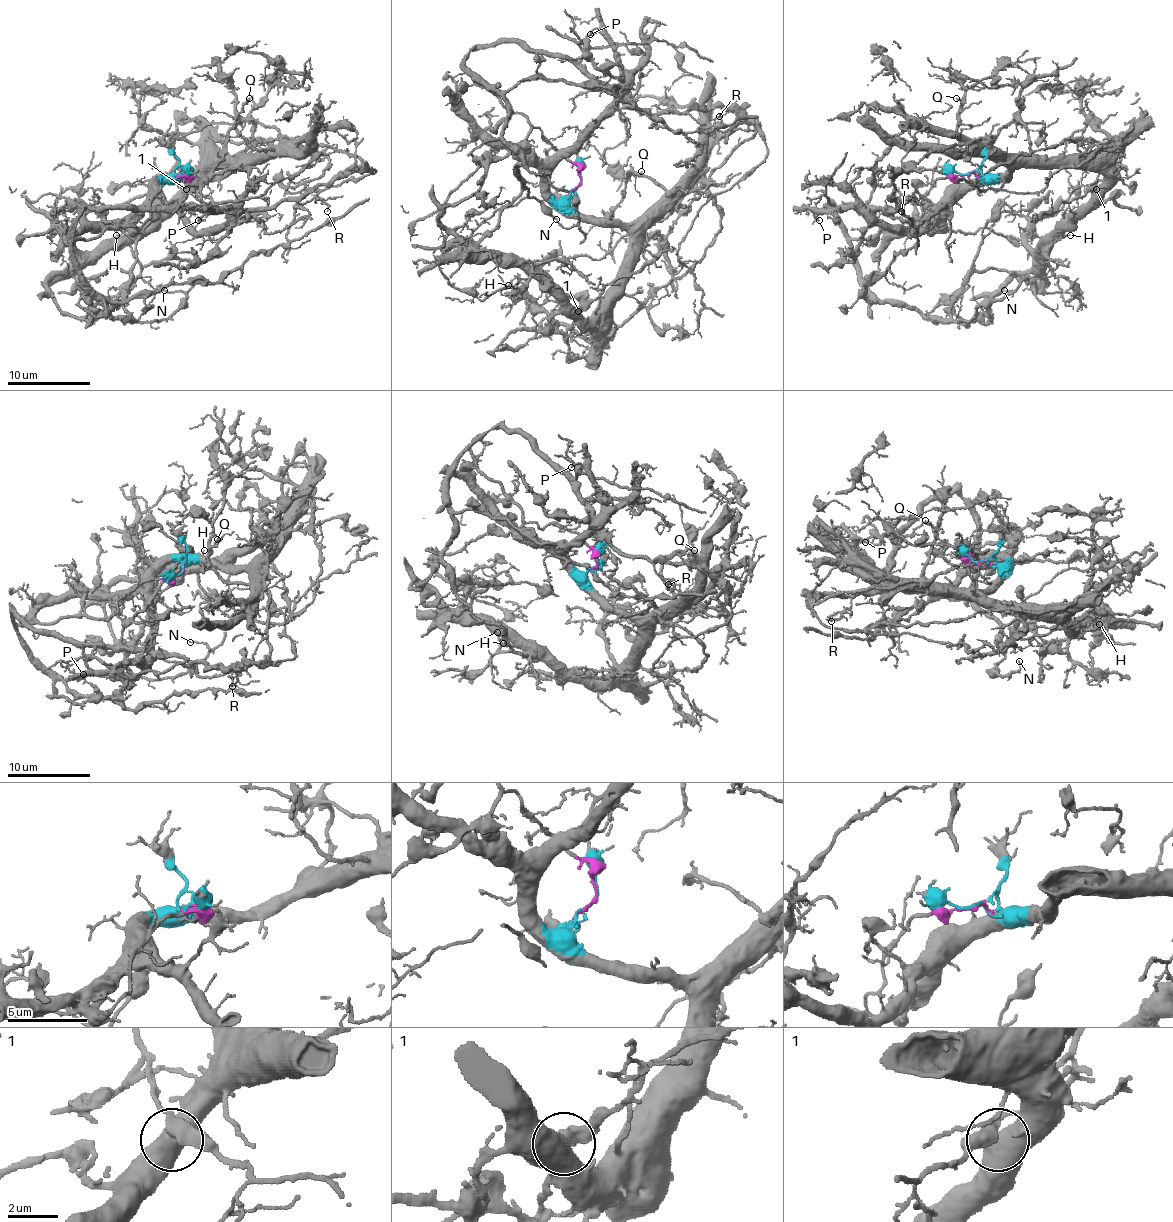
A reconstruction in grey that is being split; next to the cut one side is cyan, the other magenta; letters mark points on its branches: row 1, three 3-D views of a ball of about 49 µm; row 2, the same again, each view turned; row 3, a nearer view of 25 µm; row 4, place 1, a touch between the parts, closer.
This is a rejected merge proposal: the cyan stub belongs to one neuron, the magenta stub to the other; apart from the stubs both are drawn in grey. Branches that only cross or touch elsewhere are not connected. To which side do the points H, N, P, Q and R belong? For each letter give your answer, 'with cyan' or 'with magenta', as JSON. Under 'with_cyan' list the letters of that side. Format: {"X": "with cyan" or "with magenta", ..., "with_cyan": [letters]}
{"H": "with cyan", "N": "with magenta", "P": "with cyan", "Q": "with cyan", "R": "with magenta", "with_cyan": ["H", "P", "Q"]}

